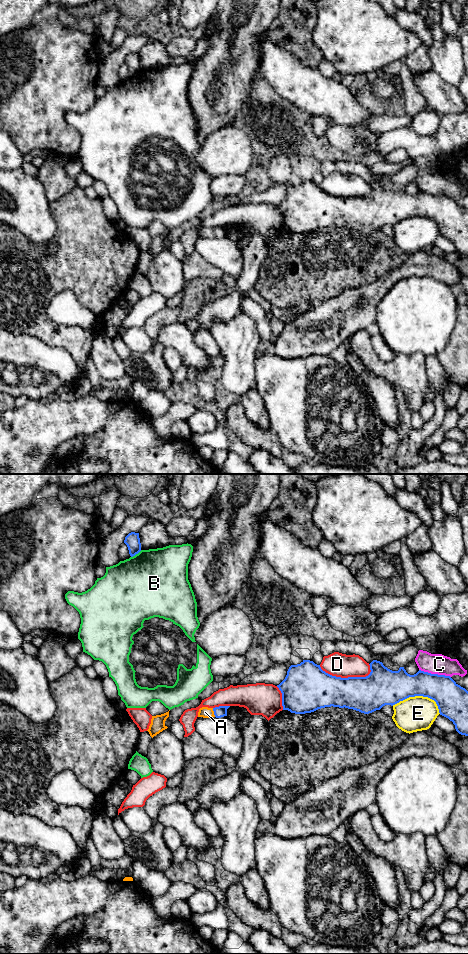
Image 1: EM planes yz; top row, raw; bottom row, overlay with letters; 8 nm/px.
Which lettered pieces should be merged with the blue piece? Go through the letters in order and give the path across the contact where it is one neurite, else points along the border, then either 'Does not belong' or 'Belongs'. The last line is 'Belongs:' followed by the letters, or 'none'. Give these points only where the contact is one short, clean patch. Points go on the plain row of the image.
A: Path across: yz (221, 231), (214, 232), (205, 232). Belongs
B: Does not belong
C: Does not belong
D: Does not belong
E: Does not belong
Belongs: A

